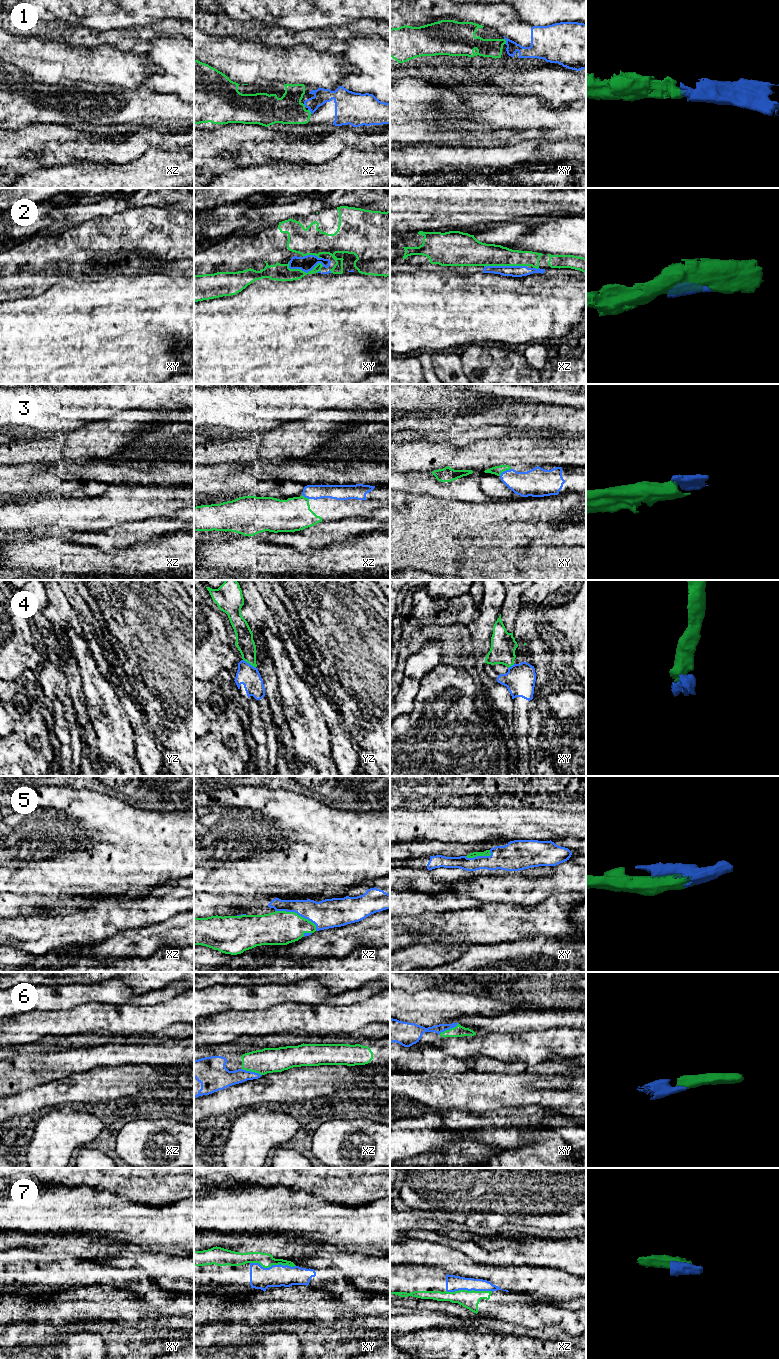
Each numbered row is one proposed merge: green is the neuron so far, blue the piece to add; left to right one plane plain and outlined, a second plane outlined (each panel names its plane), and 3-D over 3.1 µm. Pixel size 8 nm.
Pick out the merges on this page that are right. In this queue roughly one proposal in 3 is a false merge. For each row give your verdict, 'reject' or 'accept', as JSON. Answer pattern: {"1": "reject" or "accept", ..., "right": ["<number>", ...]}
{"1": "accept", "2": "accept", "3": "accept", "4": "accept", "5": "accept", "6": "accept", "7": "accept", "right": ["1", "2", "3", "4", "5", "6", "7"]}

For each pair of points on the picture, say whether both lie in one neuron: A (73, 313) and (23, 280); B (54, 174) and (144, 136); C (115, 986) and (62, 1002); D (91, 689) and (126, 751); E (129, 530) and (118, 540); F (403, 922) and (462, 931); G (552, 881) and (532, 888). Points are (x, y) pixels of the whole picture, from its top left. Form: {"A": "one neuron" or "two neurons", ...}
{"A": "two neurons", "B": "two neurons", "C": "one neuron", "D": "one neuron", "E": "one neuron", "F": "one neuron", "G": "one neuron"}

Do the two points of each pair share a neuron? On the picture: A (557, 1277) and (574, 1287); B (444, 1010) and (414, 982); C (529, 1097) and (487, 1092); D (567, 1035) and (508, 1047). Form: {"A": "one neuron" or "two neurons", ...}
{"A": "one neuron", "B": "two neurons", "C": "one neuron", "D": "one neuron"}

